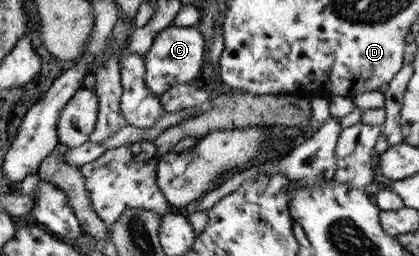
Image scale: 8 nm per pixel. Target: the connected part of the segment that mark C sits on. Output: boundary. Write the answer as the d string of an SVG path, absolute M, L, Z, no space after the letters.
M175 23L160 30L145 57L145 83L153 94L159 96L175 84L193 83L203 68L206 46L203 33L198 26L177 26Z

